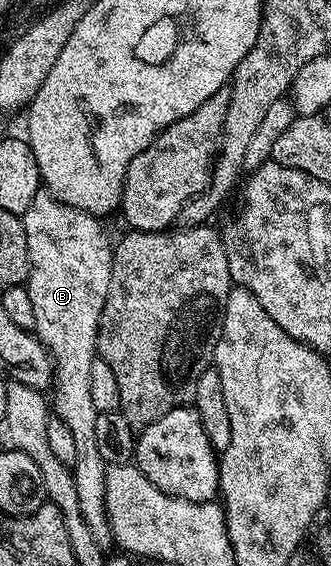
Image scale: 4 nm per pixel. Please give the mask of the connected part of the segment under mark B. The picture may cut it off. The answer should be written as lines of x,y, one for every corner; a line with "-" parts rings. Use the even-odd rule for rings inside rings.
42,189
37,192
35,201
21,216
23,229
27,229
27,253
31,257
28,288
31,293
31,306
35,309
35,332
41,344
49,349
53,359
54,380
51,388
51,411
71,429
75,441
75,465
73,480
79,496
79,513
83,513
83,521
87,529
95,536
95,541
106,549
114,546
111,525
107,517
105,494
105,473
107,464
99,457
99,445
95,441
95,417
97,410
91,398
91,365
98,358
97,334
99,321
103,313
103,305
107,301
107,289
111,285
111,269
113,268
113,247
109,235
101,228
102,220
98,216
87,213
78,207
59,201
54,195

